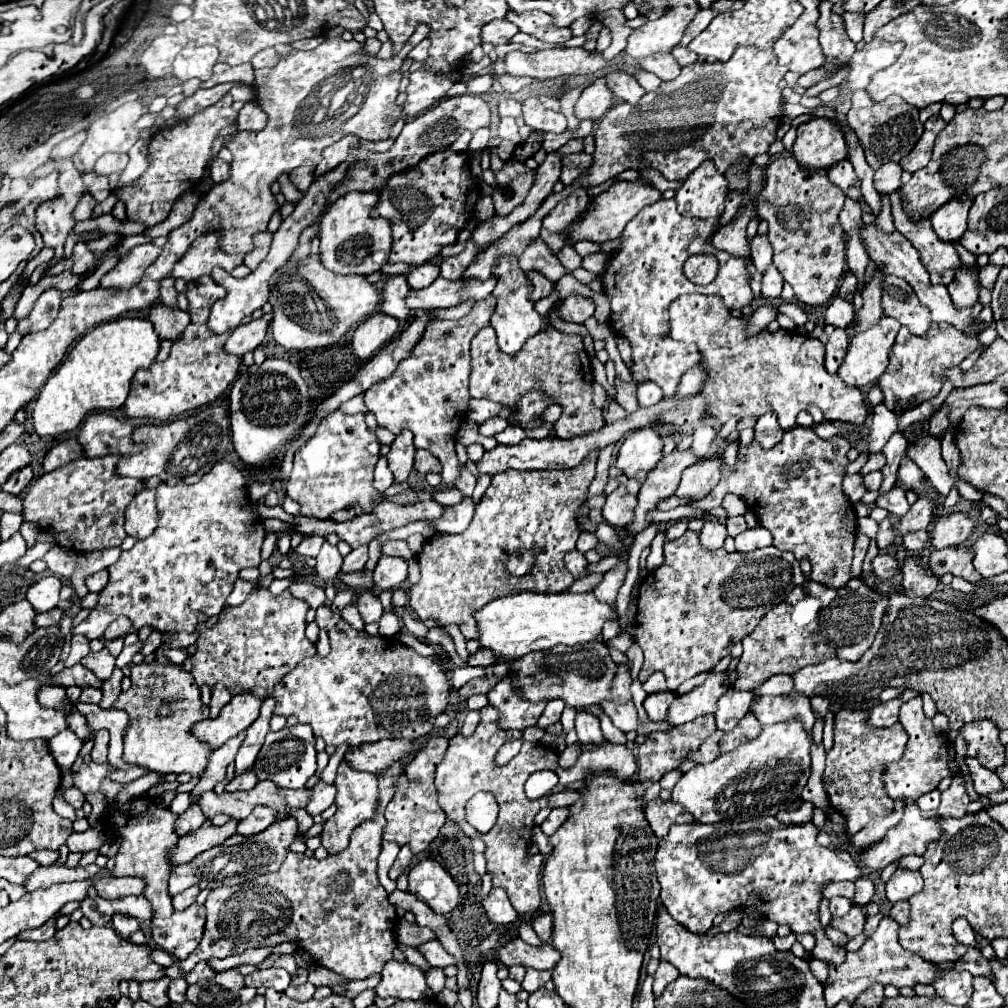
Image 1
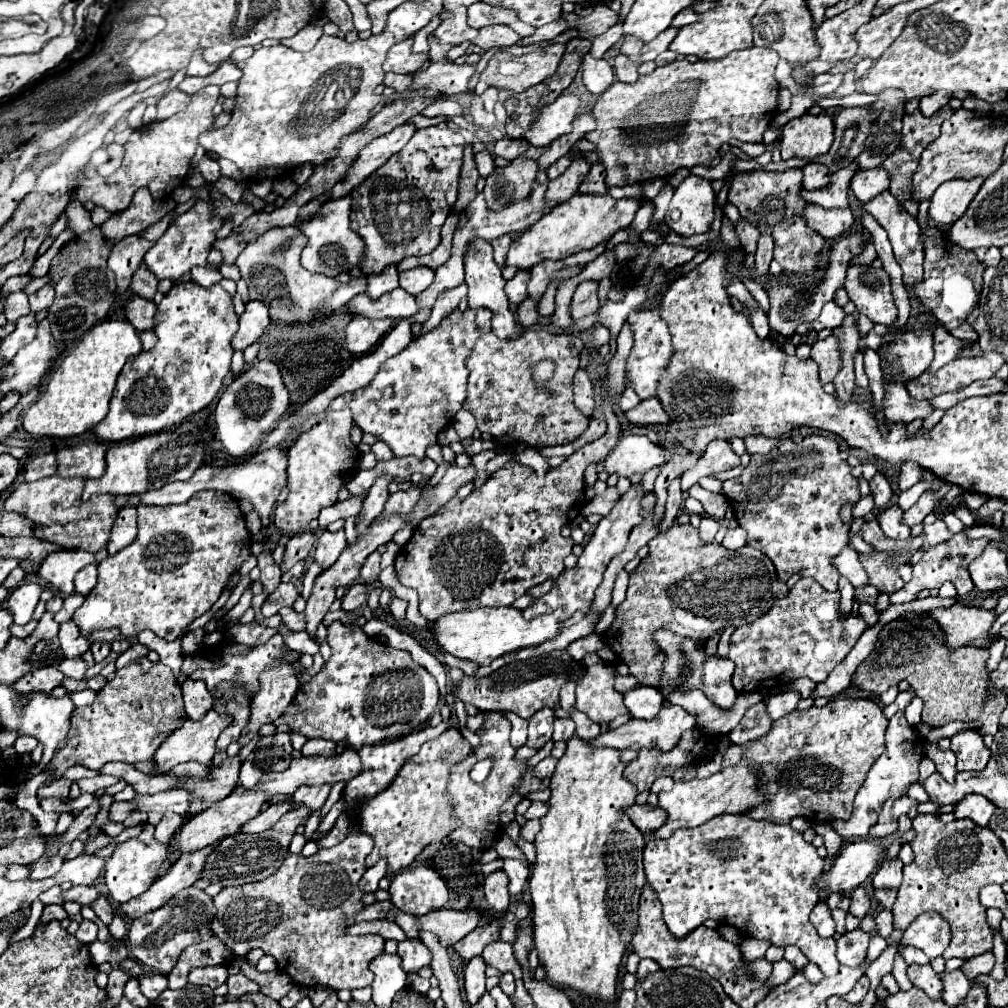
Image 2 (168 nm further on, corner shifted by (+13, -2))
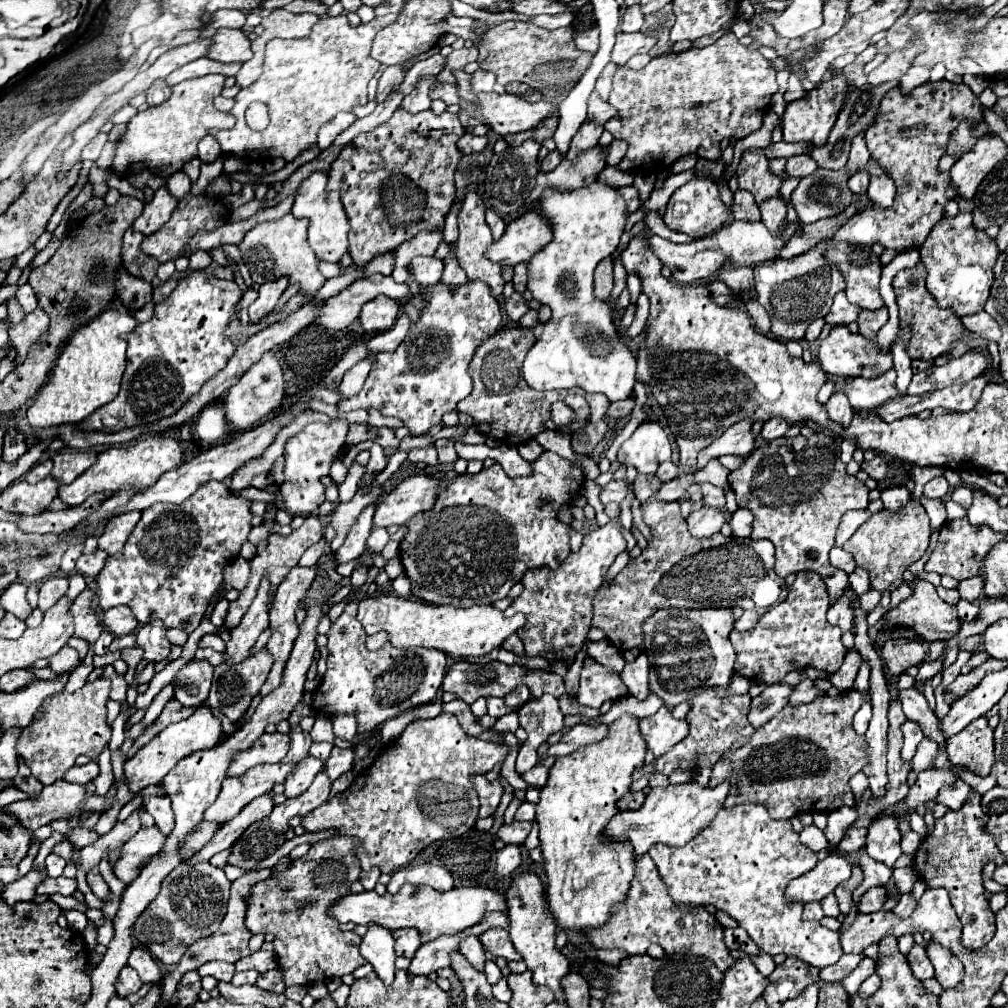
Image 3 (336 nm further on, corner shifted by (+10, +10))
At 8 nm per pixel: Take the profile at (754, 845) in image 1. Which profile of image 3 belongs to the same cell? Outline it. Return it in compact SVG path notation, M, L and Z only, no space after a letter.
M764 805L722 809L710 825L684 847L656 843L648 855L682 911L714 905L734 917L768 955L784 953L820 969L834 965L842 957L838 933L822 927L818 921L804 921L804 905L786 897L786 885L810 871L818 863L818 853L800 843L788 819L772 819Z

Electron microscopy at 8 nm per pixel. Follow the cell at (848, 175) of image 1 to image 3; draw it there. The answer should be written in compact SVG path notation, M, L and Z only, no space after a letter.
M796 155L796 157L790 157L786 163L786 173L790 177L798 177L798 179L816 173L818 169L820 169L820 165L810 155Z

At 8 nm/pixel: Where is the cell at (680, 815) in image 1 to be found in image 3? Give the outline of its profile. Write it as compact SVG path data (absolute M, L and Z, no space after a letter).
M628 791L622 799L618 799L616 805L622 811L628 811L628 809L638 809L642 803L644 803L644 793L642 791Z

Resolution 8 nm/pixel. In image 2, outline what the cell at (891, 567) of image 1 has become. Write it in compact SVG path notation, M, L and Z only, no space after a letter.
M845 547L841 551L841 555L833 557L833 565L837 567L837 571L849 579L849 583L853 587L865 587L867 585L867 575L865 569L857 557L857 551L853 547Z

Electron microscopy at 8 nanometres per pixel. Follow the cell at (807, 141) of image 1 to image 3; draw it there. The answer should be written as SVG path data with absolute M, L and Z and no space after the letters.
M834 75L826 81L822 81L820 87L810 91L806 97L788 103L786 111L784 111L784 119L782 119L784 141L788 141L788 143L808 141L814 147L824 147L828 141L828 133L832 131L832 127L838 119L838 113L840 113L840 107L844 103L846 93L848 93L848 83L846 83L844 75Z

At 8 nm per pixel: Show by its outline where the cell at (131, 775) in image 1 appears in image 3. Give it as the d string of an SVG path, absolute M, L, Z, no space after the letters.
M90 761L90 763L82 765L82 767L74 765L72 771L68 771L68 775L64 775L64 779L68 779L70 783L84 783L84 785L86 785L86 783L90 783L98 773L100 773L98 763L96 763L96 761Z

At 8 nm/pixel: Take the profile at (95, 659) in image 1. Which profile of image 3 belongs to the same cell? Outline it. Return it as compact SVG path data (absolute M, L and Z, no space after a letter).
M62 647L56 655L50 657L50 669L56 671L56 673L74 671L80 663L82 663L82 659L80 659L78 651L72 649L72 647Z

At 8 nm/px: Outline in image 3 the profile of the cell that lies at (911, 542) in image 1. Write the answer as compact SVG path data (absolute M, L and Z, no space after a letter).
M904 485L888 487L882 491L882 501L884 501L884 509L898 513L906 503L910 503L910 491Z

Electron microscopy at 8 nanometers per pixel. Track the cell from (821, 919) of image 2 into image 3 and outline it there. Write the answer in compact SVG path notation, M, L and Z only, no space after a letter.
M810 901L804 905L804 919L822 919L824 911L818 901Z

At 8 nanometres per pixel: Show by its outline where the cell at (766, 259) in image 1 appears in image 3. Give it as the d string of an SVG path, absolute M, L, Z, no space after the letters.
M736 191L734 193L734 207L732 207L734 219L742 219L742 221L750 221L756 223L760 221L760 209L754 203L754 197L748 191Z

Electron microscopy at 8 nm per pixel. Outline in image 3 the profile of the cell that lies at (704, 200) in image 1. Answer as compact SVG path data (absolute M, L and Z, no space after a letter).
M696 177L692 181L688 181L686 185L678 187L672 193L672 197L668 201L668 207L666 207L666 213L664 213L664 223L672 231L686 233L694 239L704 237L704 235L720 229L724 225L724 221L726 221L726 207L718 197L716 181L710 179L710 177Z

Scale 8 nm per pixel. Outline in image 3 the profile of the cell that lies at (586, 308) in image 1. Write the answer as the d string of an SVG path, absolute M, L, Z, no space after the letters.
M604 259L594 271L594 295L596 299L608 299L612 291L612 261Z

